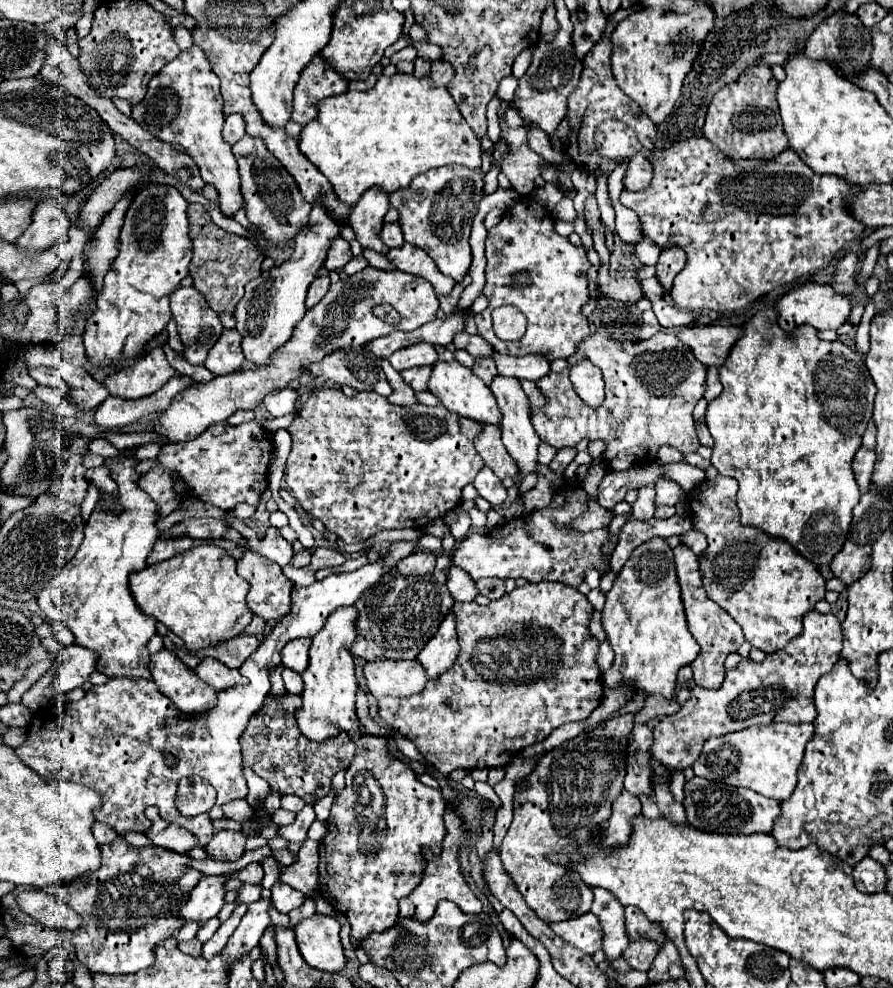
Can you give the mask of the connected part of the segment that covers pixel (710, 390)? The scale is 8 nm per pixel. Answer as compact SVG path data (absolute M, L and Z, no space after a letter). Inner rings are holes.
M709 373L709 375L707 375L707 391L705 391L705 399L707 399L707 401L713 401L719 393L721 393L719 373Z

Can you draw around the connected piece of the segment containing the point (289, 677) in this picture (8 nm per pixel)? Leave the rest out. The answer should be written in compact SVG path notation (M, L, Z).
M283 669L283 683L285 683L285 691L291 693L291 695L299 695L301 689L303 689L303 681L301 681L301 675L297 675L295 671L291 669Z

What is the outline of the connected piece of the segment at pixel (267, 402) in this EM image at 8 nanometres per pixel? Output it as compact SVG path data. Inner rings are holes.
M289 385L285 389L275 389L273 393L269 393L265 399L263 399L263 405L267 407L267 411L273 415L273 417L281 417L281 415L287 415L295 409L295 401L301 397L301 391L299 389L291 389Z

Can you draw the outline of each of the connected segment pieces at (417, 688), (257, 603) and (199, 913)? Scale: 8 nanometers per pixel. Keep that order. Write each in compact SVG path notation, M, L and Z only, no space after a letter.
M367 661L363 667L363 675L367 681L367 689L375 699L385 695L409 697L421 693L427 683L425 669L417 661Z
M247 551L245 557L237 561L237 573L251 585L247 605L255 615L261 615L265 621L277 621L289 613L293 583L283 575L277 563Z
M223 875L201 877L201 881L195 885L193 893L189 895L185 907L181 907L181 921L201 923L201 921L215 917L221 911L221 907L225 905L225 901L223 901L223 897L225 897L223 883L225 881L227 881L227 877L223 877Z

